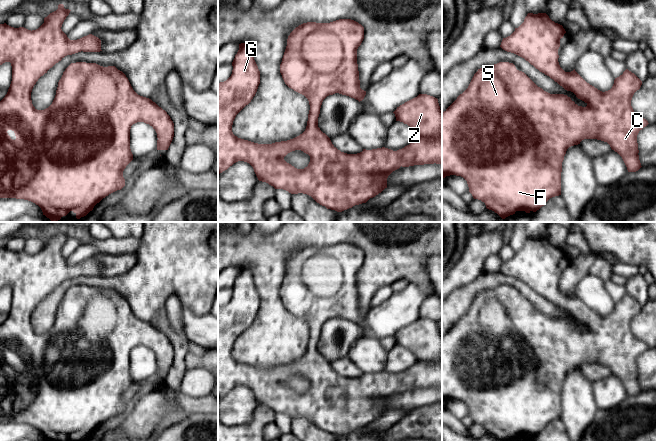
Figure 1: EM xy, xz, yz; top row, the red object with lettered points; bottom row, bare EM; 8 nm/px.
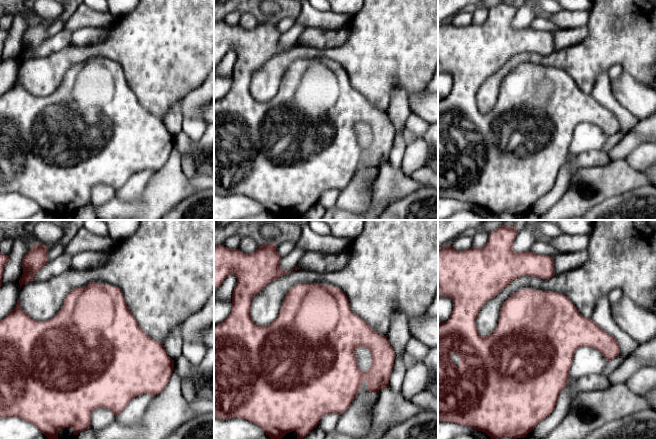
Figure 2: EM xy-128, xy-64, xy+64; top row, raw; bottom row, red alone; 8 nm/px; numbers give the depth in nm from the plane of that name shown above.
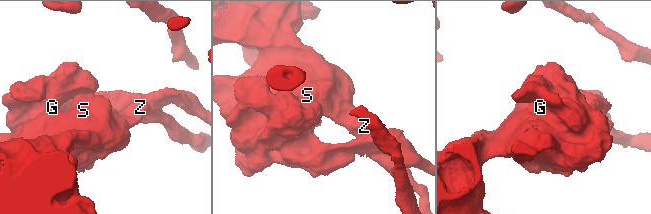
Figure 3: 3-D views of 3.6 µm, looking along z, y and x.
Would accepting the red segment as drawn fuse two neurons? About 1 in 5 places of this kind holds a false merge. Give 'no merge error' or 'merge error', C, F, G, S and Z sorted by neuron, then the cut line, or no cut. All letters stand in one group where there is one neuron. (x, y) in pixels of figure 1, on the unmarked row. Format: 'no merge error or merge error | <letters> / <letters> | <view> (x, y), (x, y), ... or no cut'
no merge error | C F G S Z | no cut

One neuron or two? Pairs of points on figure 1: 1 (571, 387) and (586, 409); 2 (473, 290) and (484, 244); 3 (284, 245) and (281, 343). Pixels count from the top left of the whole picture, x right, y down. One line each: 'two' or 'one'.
1: one
2: two
3: one

